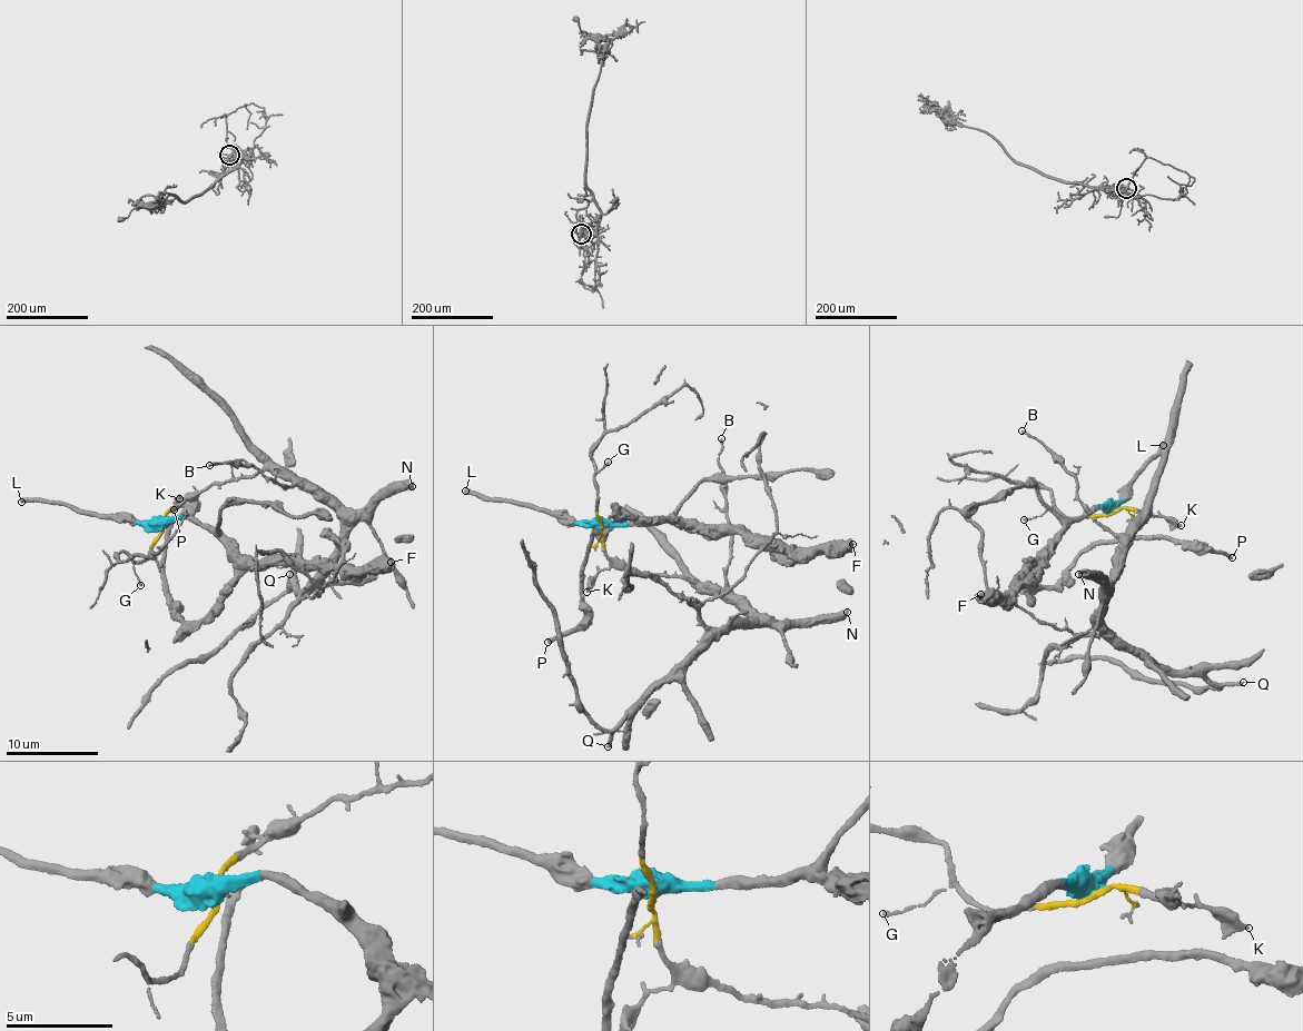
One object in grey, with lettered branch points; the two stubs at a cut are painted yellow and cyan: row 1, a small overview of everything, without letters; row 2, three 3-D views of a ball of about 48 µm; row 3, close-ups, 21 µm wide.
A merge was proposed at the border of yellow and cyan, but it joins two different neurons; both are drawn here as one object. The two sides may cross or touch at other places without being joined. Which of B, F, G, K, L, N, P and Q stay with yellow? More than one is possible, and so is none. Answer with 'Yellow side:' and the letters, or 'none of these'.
Yellow side: B, G, K, N, Q

